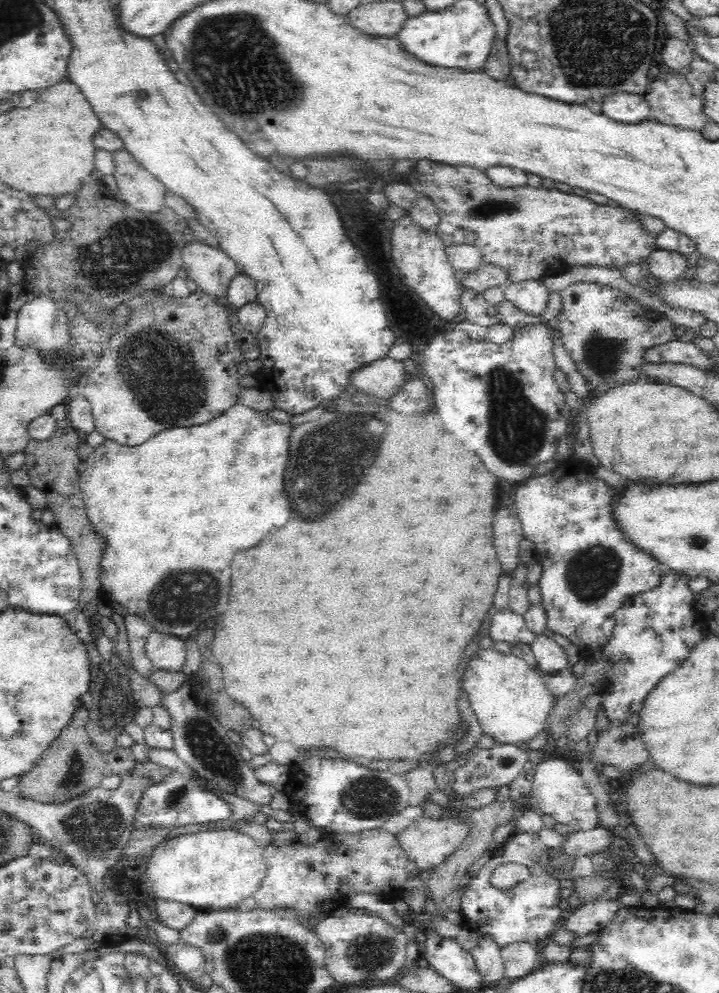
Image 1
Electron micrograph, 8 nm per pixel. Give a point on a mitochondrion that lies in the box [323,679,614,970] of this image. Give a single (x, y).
(370, 797)

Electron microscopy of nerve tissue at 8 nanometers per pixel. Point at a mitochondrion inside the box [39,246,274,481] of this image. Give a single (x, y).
(160, 372)

